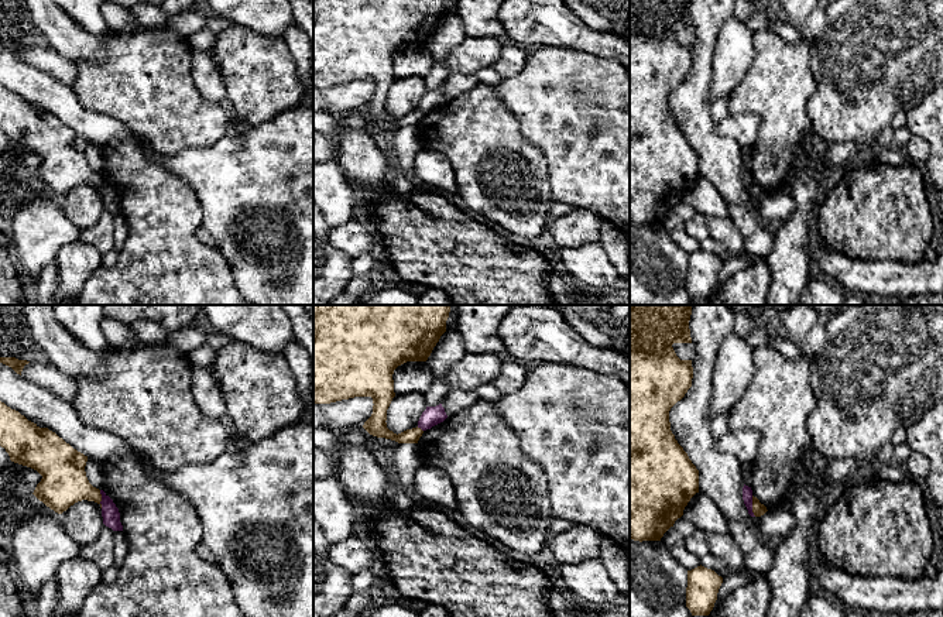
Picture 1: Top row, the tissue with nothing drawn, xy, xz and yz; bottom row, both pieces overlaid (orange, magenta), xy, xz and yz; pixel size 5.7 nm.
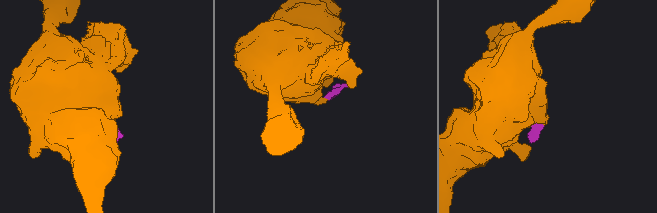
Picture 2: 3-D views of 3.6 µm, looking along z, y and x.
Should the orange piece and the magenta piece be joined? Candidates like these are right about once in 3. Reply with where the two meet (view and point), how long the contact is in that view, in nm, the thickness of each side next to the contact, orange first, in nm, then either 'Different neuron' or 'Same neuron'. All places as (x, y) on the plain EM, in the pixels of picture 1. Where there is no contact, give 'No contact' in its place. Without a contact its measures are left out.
Touches orange at yz (753, 189). Shared border 120 nm. Thickness 70 nm (orange) against 60 nm. Different neuron

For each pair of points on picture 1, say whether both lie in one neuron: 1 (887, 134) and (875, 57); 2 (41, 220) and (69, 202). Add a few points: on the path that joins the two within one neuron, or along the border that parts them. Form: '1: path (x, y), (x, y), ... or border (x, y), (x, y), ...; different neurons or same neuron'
1: border (890, 124), (877, 136), (873, 144); different neurons
2: border (59, 198), (62, 212), (81, 230); different neurons

